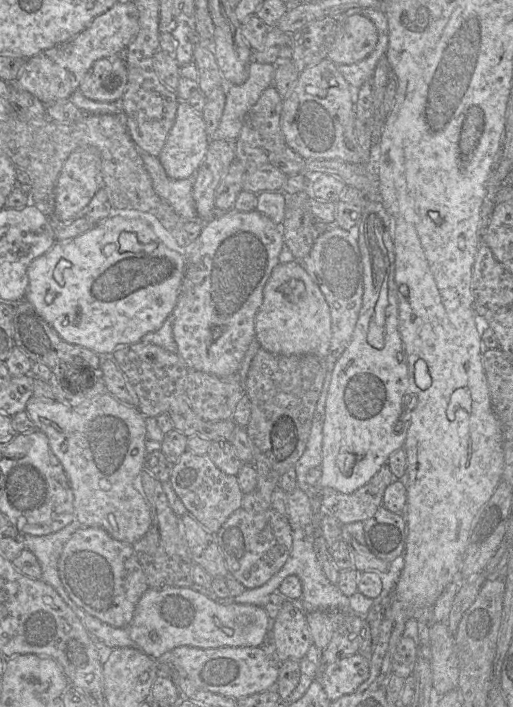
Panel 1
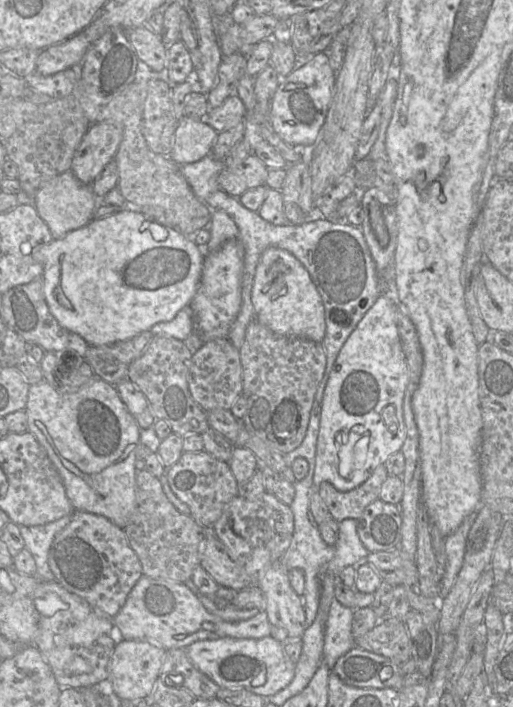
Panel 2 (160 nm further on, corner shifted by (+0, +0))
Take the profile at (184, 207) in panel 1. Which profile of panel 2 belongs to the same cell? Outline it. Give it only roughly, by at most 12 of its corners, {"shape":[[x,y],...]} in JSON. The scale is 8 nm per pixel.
{"shape":[[211,153],[180,166],[195,196],[221,189],[224,160]]}

